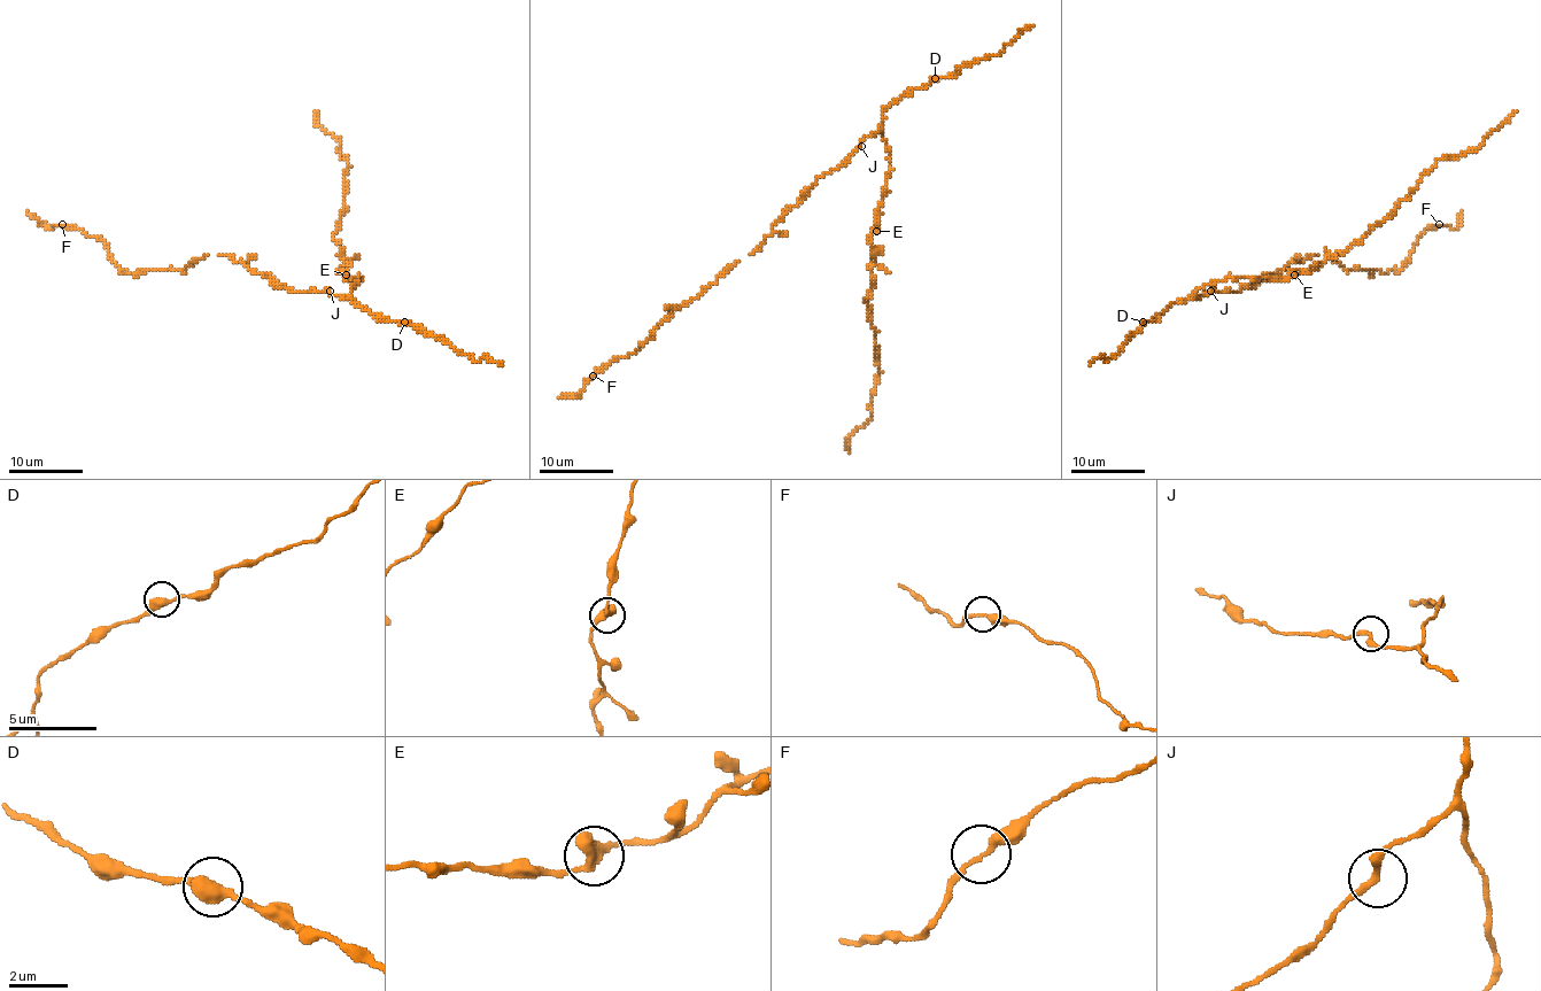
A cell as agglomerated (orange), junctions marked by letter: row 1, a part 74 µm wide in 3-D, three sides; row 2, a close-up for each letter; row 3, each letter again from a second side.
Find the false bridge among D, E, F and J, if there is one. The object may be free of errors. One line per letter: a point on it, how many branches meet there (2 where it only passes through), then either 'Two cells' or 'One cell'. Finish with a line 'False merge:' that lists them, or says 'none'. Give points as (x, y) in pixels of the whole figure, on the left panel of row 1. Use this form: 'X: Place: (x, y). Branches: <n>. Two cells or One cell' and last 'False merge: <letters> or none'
D: Place: (404, 322). Branches: 2. One cell
E: Place: (346, 275). Branches: 2. One cell
F: Place: (62, 224). Branches: 2. One cell
J: Place: (330, 291). Branches: 2. One cell
False merge: none

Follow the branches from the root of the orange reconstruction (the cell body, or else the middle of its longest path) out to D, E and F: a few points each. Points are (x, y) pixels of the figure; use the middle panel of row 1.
D: (859, 145), (880, 128), (883, 111), (889, 106), (914, 90), (926, 87), (935, 78)
E: (859, 145), (882, 130), (889, 152), (891, 172), (876, 231)
F: (859, 145), (844, 163), (817, 178), (754, 252), (678, 307), (635, 353), (593, 374)

